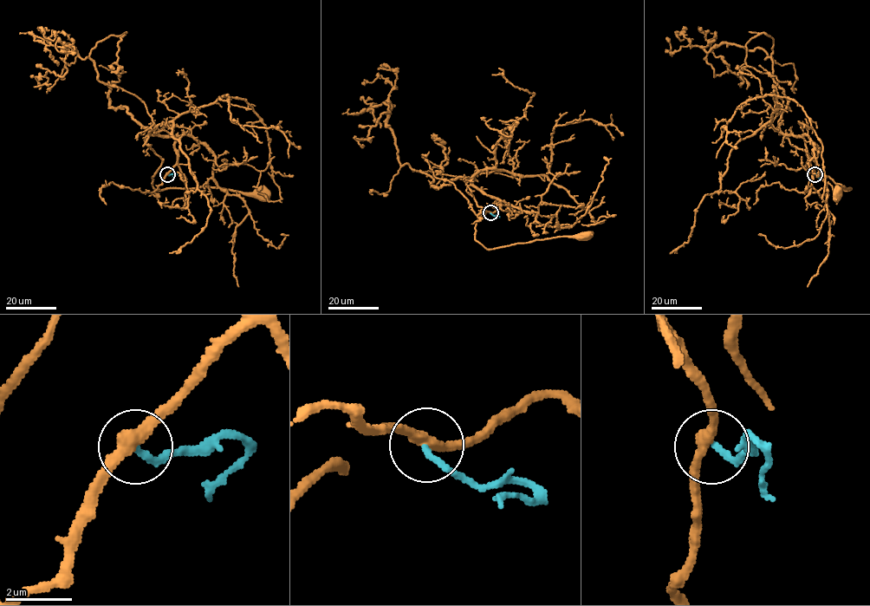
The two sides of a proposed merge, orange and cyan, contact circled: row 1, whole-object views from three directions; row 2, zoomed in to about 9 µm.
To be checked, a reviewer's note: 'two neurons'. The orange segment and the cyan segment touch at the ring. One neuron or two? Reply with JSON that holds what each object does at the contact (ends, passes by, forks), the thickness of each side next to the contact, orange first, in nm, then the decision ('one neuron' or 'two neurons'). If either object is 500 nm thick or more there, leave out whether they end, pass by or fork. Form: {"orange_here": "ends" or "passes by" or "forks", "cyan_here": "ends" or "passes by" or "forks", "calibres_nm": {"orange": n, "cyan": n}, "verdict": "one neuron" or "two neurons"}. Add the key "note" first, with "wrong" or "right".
{"note": "right", "orange_here": "passes by", "cyan_here": "ends", "calibres_nm": {"orange": 360, "cyan": 190}, "verdict": "two neurons"}

